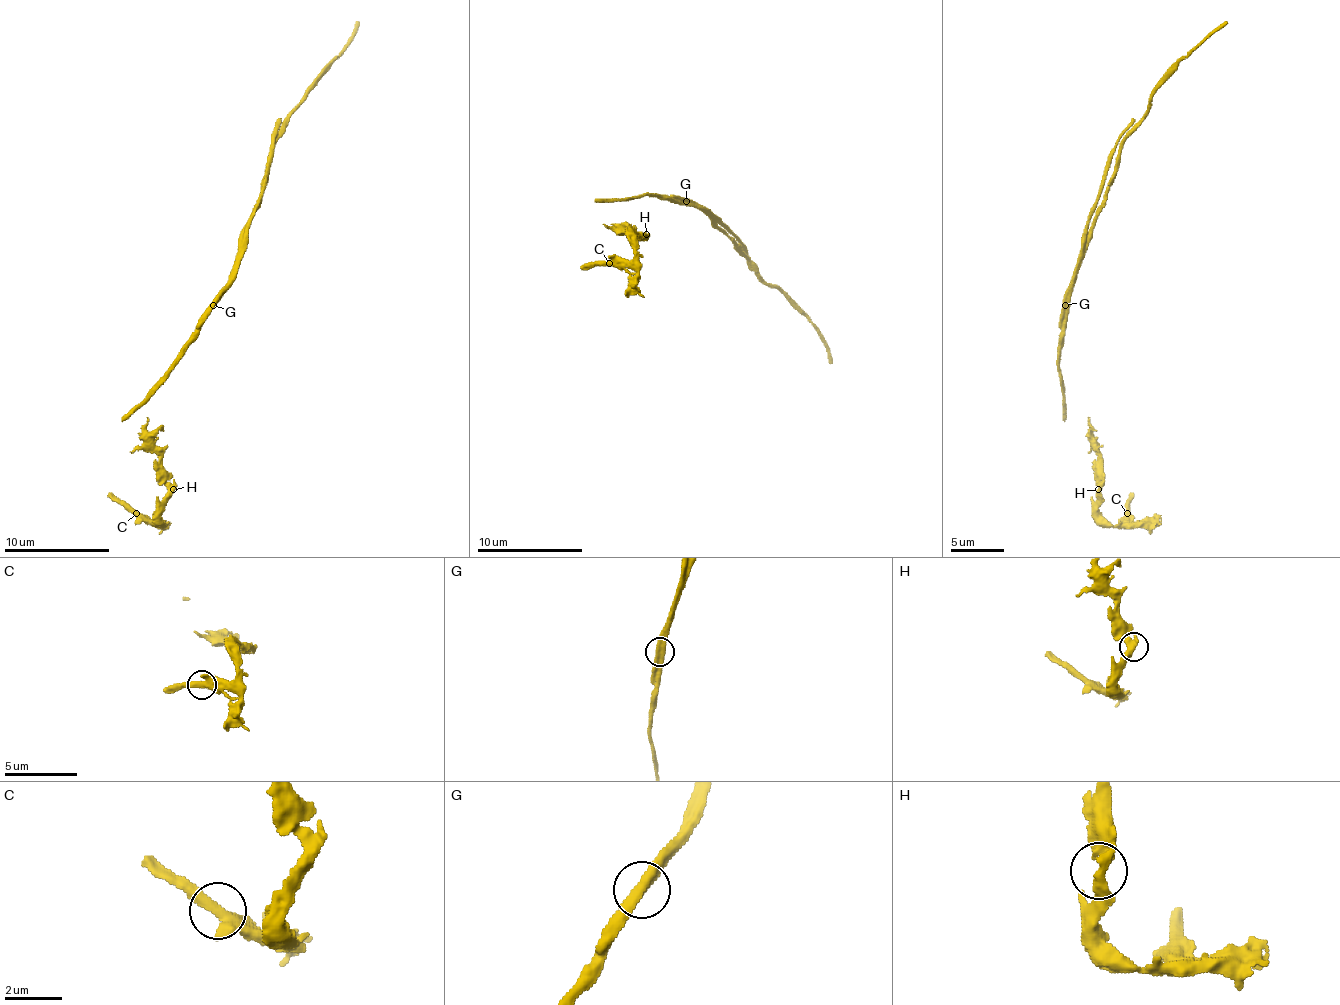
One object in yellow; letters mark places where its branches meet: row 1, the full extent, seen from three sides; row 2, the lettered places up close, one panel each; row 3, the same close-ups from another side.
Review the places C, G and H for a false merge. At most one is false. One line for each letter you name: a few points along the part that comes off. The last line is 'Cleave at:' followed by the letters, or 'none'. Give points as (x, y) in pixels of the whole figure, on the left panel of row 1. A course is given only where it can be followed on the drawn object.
G: Course of the part to remove: (212, 304), (236, 270), (244, 227), (263, 188), (268, 153), (279, 119)
Cleave at: G

